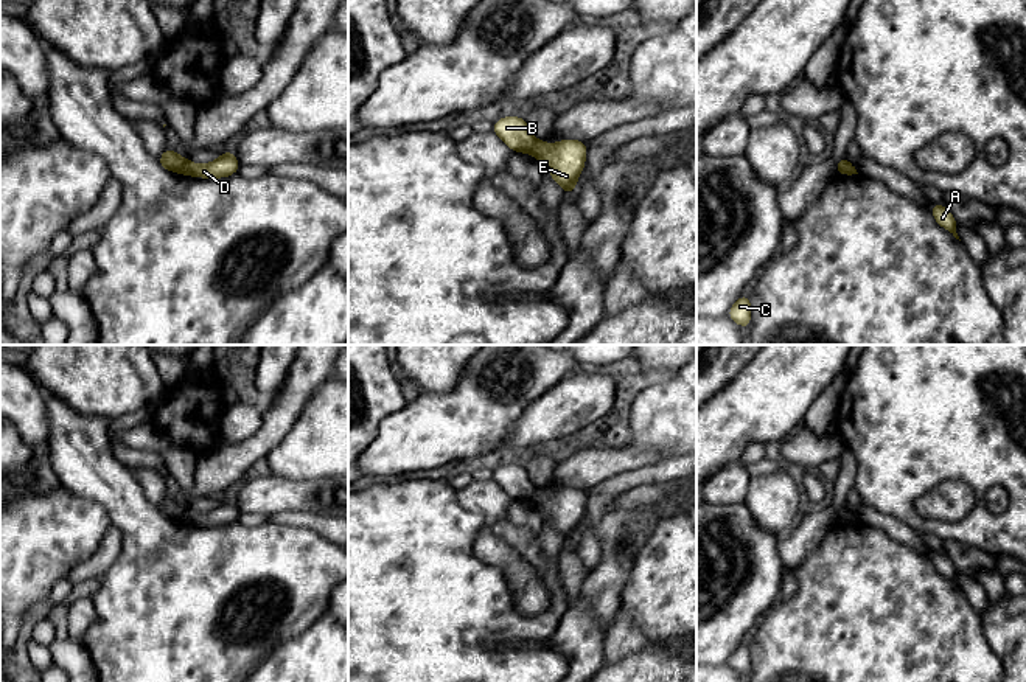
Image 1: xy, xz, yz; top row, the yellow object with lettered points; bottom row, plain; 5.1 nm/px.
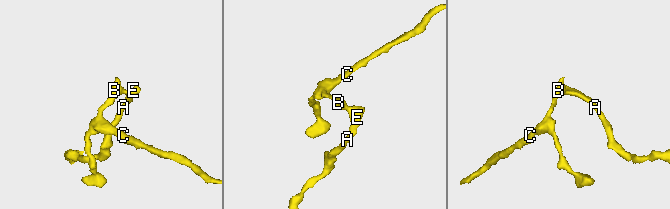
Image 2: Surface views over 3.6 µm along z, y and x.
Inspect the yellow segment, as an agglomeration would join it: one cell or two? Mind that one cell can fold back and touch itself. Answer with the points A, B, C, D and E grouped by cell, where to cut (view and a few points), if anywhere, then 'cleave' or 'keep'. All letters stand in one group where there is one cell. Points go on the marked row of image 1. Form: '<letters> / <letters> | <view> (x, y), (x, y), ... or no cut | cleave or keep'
A D E / B C | xy (188, 162), (184, 173) | cleave

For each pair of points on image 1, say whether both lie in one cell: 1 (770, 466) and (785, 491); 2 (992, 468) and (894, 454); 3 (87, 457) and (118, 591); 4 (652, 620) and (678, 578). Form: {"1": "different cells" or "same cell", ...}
{"1": "different cells", "2": "same cell", "3": "same cell", "4": "same cell"}

